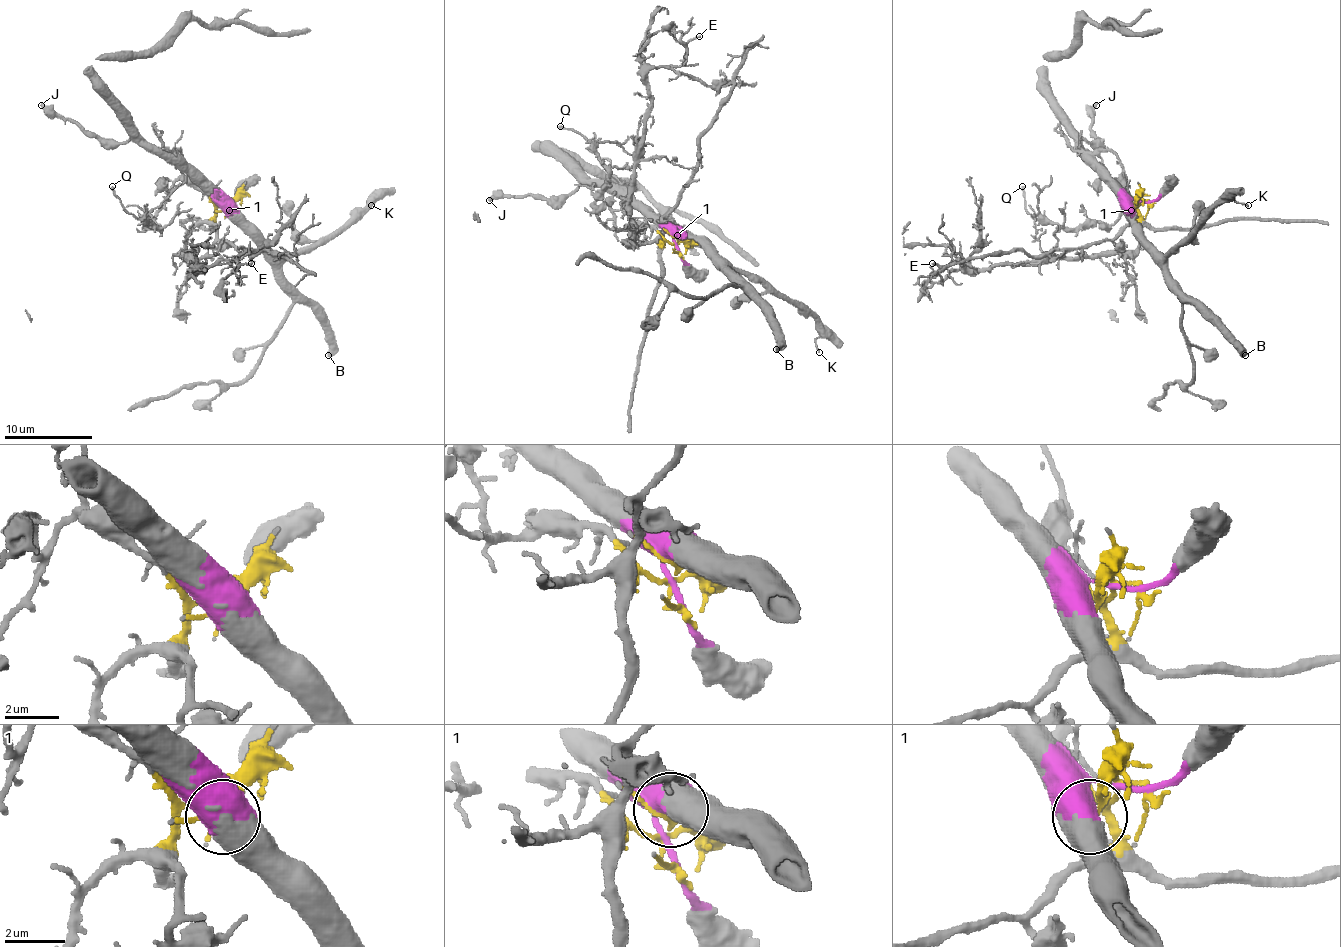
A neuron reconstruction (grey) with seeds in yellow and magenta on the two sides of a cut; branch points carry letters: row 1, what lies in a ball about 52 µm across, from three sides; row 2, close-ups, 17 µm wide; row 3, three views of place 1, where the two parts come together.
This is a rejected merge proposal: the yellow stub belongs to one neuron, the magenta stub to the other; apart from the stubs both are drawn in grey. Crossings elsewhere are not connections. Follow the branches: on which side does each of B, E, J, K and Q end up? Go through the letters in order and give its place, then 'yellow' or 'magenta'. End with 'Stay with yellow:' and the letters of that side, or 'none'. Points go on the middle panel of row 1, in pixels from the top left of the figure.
B: place (776, 349); magenta
E: place (699, 36); yellow
J: place (489, 200); magenta
K: place (819, 352); magenta
Q: place (560, 126); yellow
Stay with yellow: E, Q

